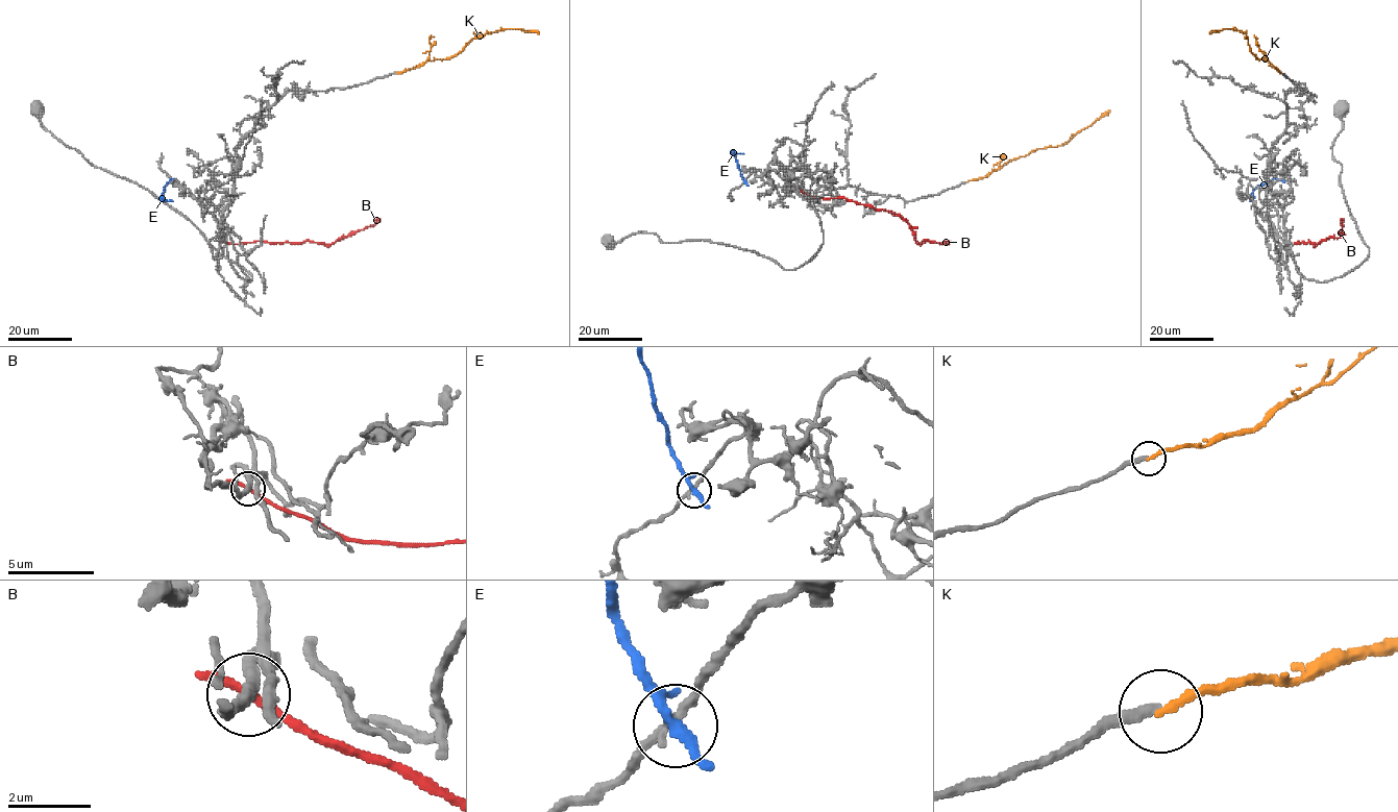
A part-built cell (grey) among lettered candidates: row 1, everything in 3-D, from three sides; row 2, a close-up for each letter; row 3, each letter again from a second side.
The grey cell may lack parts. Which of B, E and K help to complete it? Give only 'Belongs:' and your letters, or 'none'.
Belongs: none

